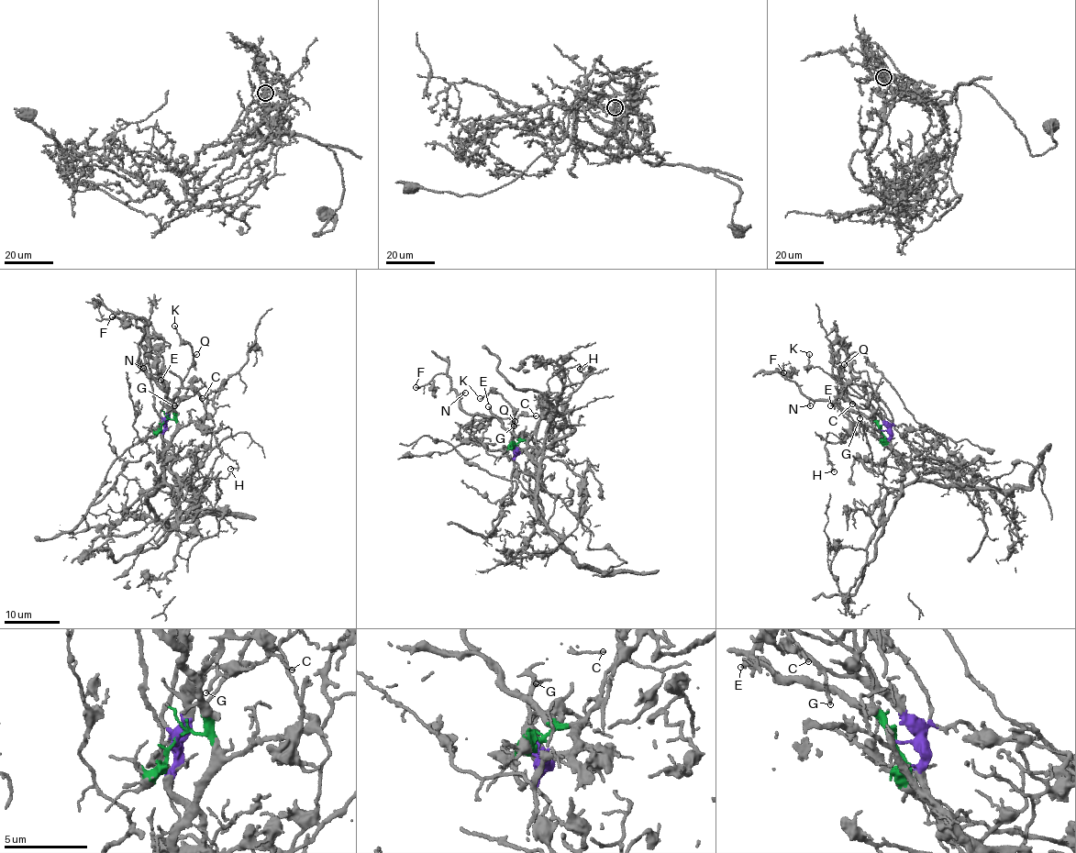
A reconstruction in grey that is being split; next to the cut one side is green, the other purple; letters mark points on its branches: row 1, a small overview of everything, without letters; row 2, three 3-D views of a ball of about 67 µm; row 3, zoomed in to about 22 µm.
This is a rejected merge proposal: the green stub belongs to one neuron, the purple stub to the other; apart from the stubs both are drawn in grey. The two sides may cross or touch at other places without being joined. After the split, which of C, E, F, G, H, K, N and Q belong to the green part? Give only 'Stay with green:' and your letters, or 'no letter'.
Stay with green: E, F, H, N

